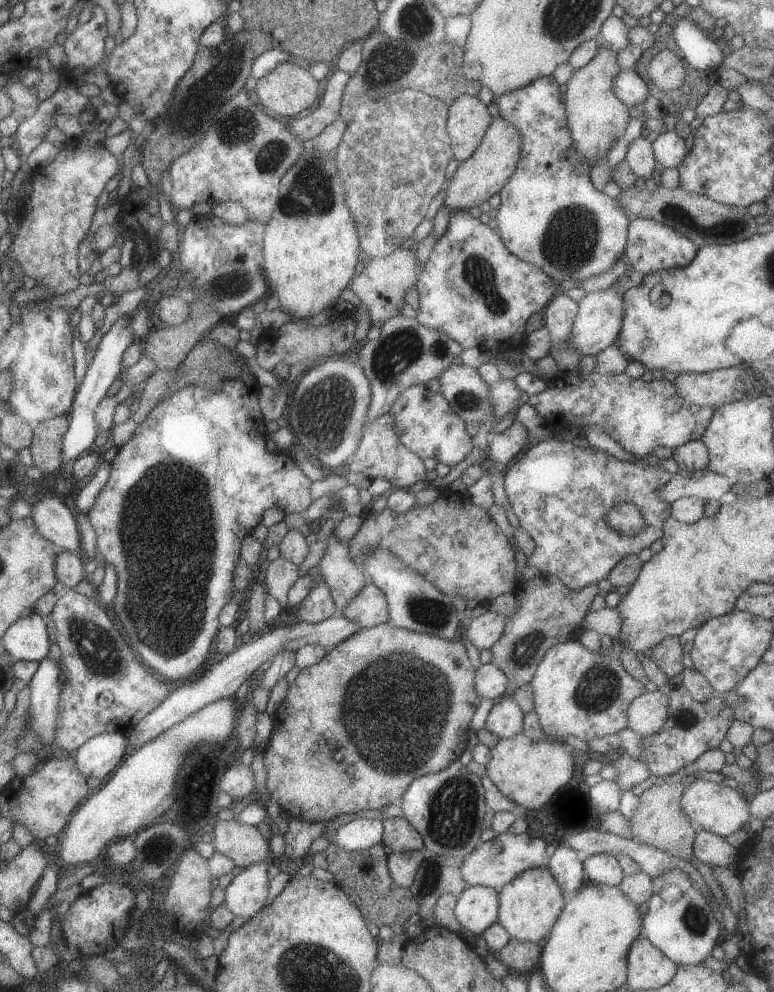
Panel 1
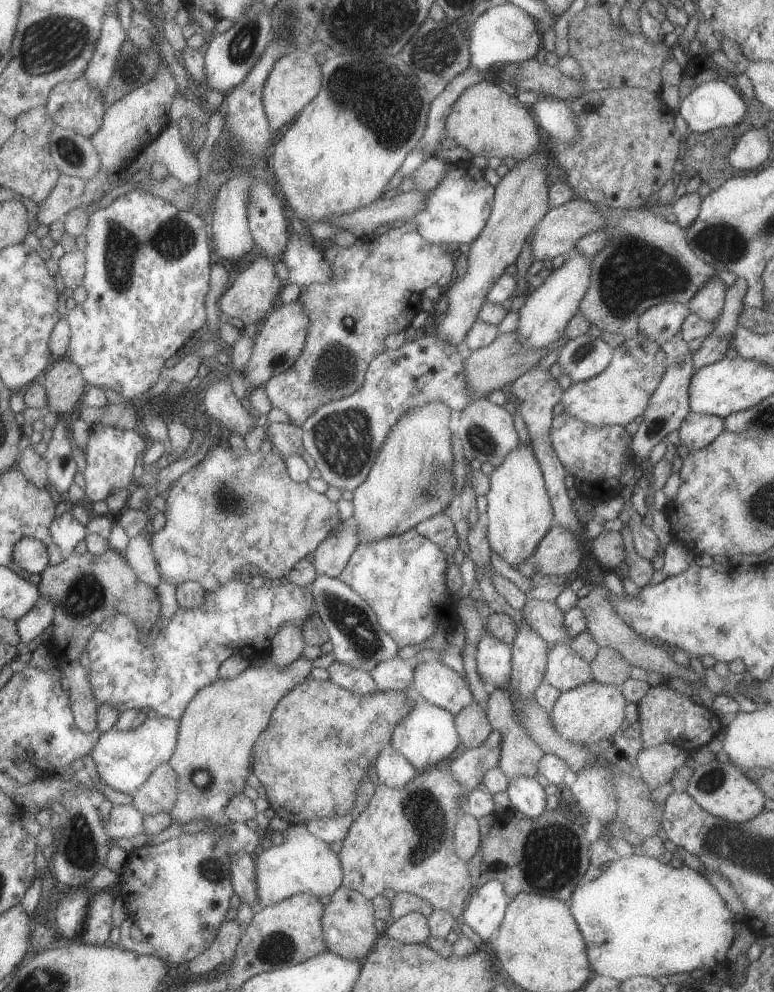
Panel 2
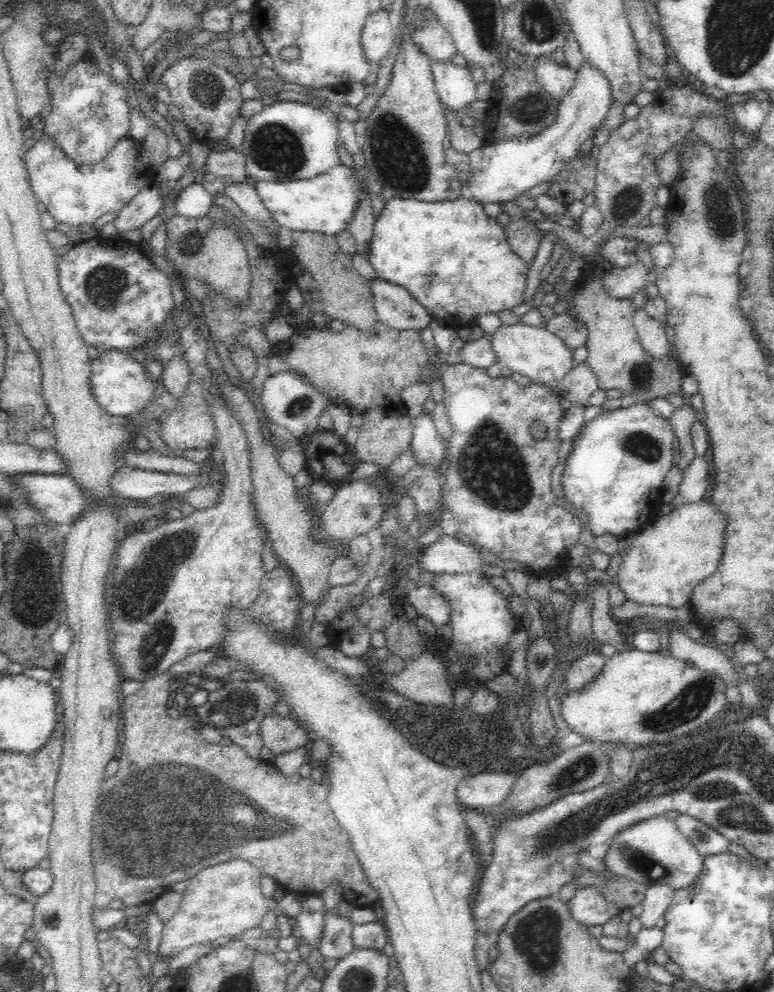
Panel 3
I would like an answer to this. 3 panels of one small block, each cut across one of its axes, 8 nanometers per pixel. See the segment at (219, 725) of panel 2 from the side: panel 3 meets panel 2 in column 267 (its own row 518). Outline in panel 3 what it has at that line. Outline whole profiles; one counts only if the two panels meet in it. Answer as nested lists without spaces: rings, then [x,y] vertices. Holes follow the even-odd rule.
[[[698,500],[652,522],[647,520],[632,537],[616,576],[625,600],[682,608],[689,602],[693,588],[716,570],[722,558],[723,514],[714,510],[708,500]]]

